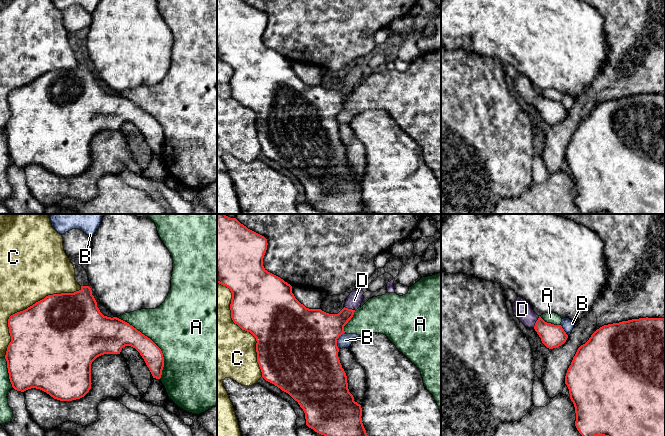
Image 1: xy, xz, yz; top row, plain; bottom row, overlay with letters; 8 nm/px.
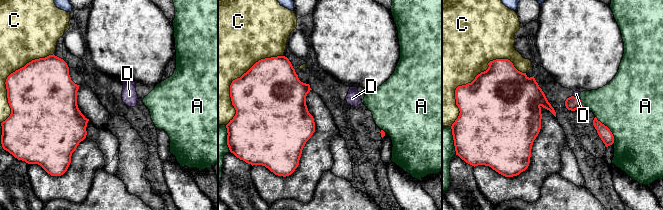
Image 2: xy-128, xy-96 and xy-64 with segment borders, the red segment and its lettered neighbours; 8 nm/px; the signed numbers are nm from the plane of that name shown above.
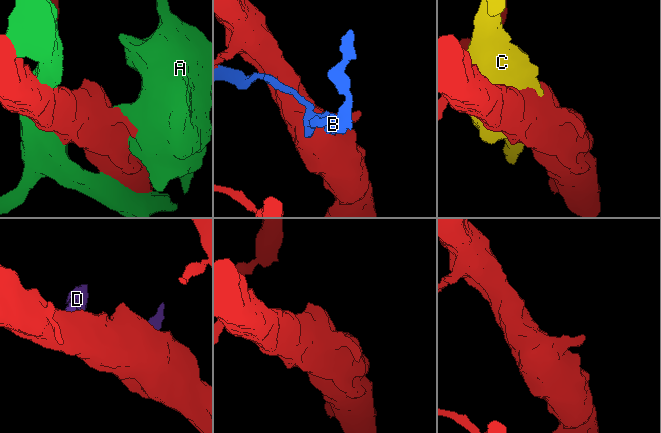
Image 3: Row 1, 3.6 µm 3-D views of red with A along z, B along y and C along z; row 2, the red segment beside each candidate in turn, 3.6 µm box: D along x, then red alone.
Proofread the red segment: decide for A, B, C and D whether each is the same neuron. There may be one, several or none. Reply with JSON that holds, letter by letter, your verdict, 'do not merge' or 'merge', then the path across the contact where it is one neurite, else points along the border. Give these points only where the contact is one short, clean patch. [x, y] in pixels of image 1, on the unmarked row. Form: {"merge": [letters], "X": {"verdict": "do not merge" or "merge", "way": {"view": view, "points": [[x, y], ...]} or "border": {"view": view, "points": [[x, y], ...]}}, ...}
{"merge": ["D"], "A": {"verdict": "do not merge"}, "B": {"verdict": "do not merge"}, "C": {"verdict": "do not merge"}, "D": {"verdict": "merge", "way": {"view": "yz", "points": [[552, 112], [536, 98], [522, 85]]}}}

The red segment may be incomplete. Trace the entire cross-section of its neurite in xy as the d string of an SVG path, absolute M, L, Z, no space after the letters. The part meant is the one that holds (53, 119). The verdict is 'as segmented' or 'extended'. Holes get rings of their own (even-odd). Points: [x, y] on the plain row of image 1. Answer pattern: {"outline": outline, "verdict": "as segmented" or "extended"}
{"outline": "M81 62L81 65L74 69L61 69L61 70L53 70L53 71L46 72L44 75L36 78L35 80L28 83L27 85L11 91L8 95L8 103L9 103L9 109L11 112L11 118L7 123L5 135L7 137L7 144L8 144L10 158L12 160L12 163L17 167L24 168L28 165L36 164L46 168L54 175L57 175L60 177L72 177L72 176L80 175L84 173L91 165L92 138L97 133L104 130L120 130L122 124L125 122L131 122L140 129L147 143L149 144L153 154L160 155L162 151L162 146L164 143L164 133L161 125L150 114L142 110L140 107L138 107L129 99L117 93L111 94L111 93L104 92L100 88L99 84L97 83L97 78L94 72L92 71L92 66L89 62Z", "verdict": "as segmented"}

